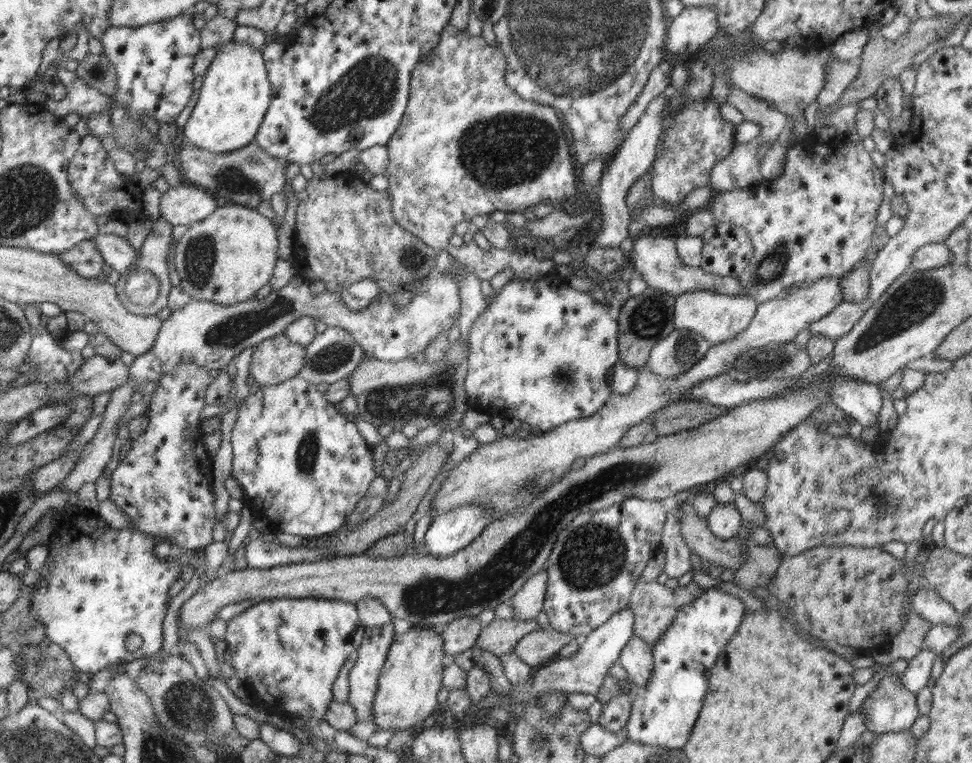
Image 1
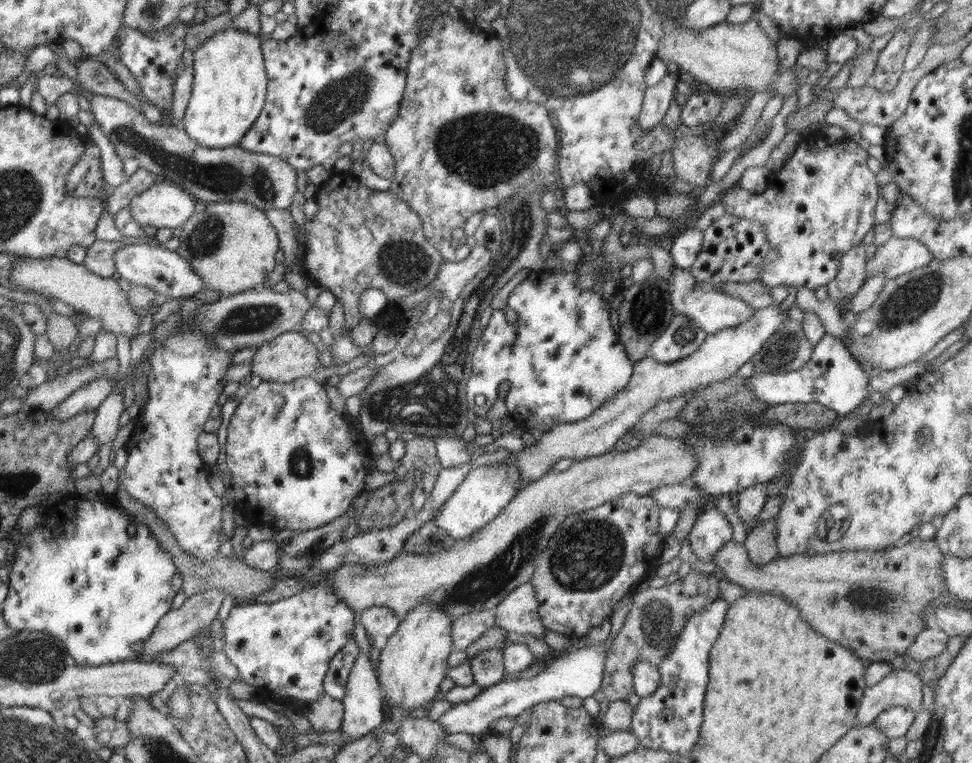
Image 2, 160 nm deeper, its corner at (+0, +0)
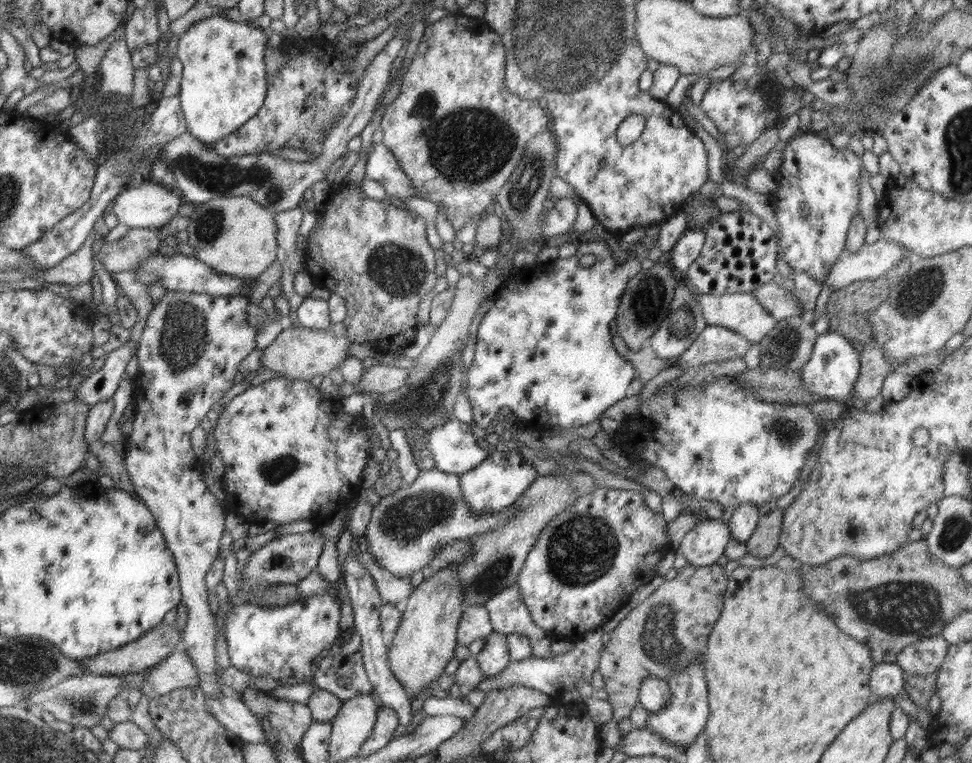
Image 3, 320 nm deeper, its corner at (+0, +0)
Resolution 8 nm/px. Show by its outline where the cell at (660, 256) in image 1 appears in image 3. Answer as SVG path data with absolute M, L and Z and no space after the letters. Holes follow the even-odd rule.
M773 280L759 286L752 293L758 302L772 315L775 321L788 319L791 316L801 316L799 300L781 283Z

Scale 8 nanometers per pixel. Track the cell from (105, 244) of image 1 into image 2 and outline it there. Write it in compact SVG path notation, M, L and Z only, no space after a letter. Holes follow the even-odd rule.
M140 243L125 245L114 253L114 266L116 277L123 278L131 286L148 286L162 296L187 297L205 289L205 282L198 278L198 274L190 272L190 266L176 252L170 252L164 245L158 247Z

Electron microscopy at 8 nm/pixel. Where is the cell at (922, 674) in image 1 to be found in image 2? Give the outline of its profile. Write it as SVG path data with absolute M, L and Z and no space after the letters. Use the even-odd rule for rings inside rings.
M893 670L882 681L864 690L854 728L872 724L880 713L888 711L890 707L908 708L915 714L920 712L923 686L924 682L916 672Z

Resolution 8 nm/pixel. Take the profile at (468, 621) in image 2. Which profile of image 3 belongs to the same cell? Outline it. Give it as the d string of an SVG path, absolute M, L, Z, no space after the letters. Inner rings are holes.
M482 605L464 607L457 628L457 642L469 645L480 638L487 637L493 631L488 609Z

